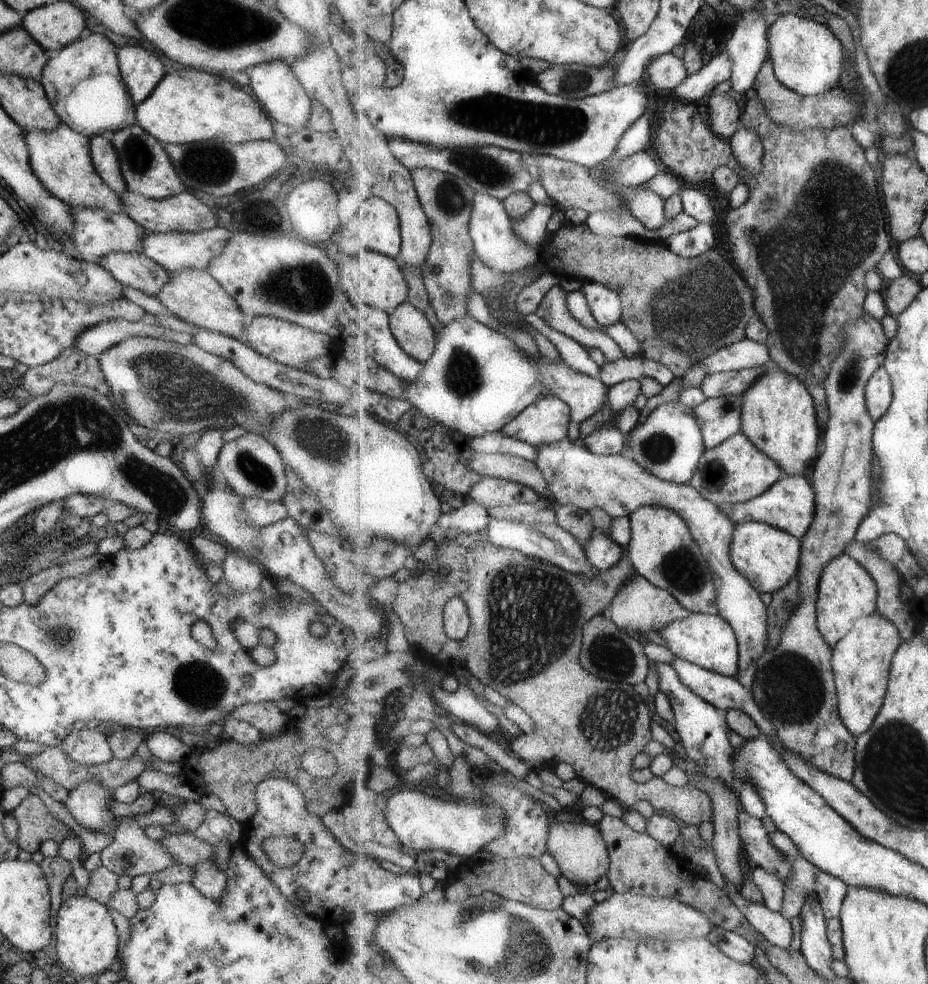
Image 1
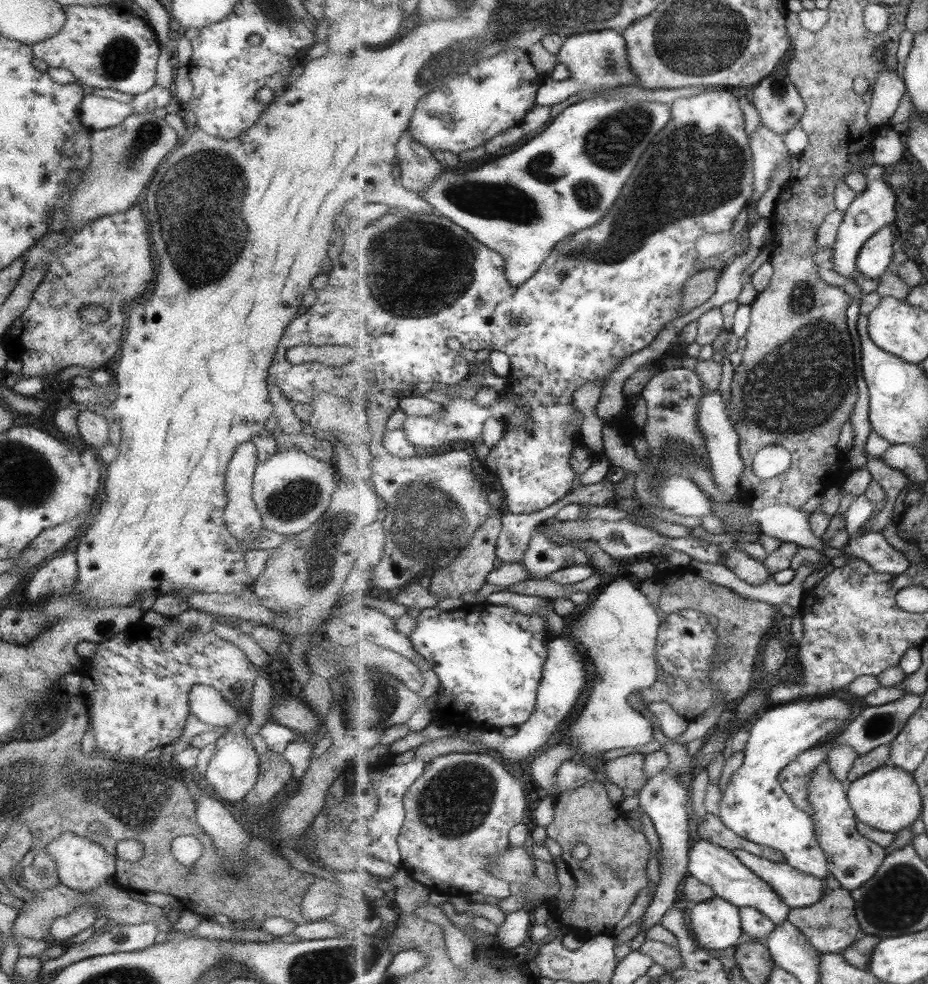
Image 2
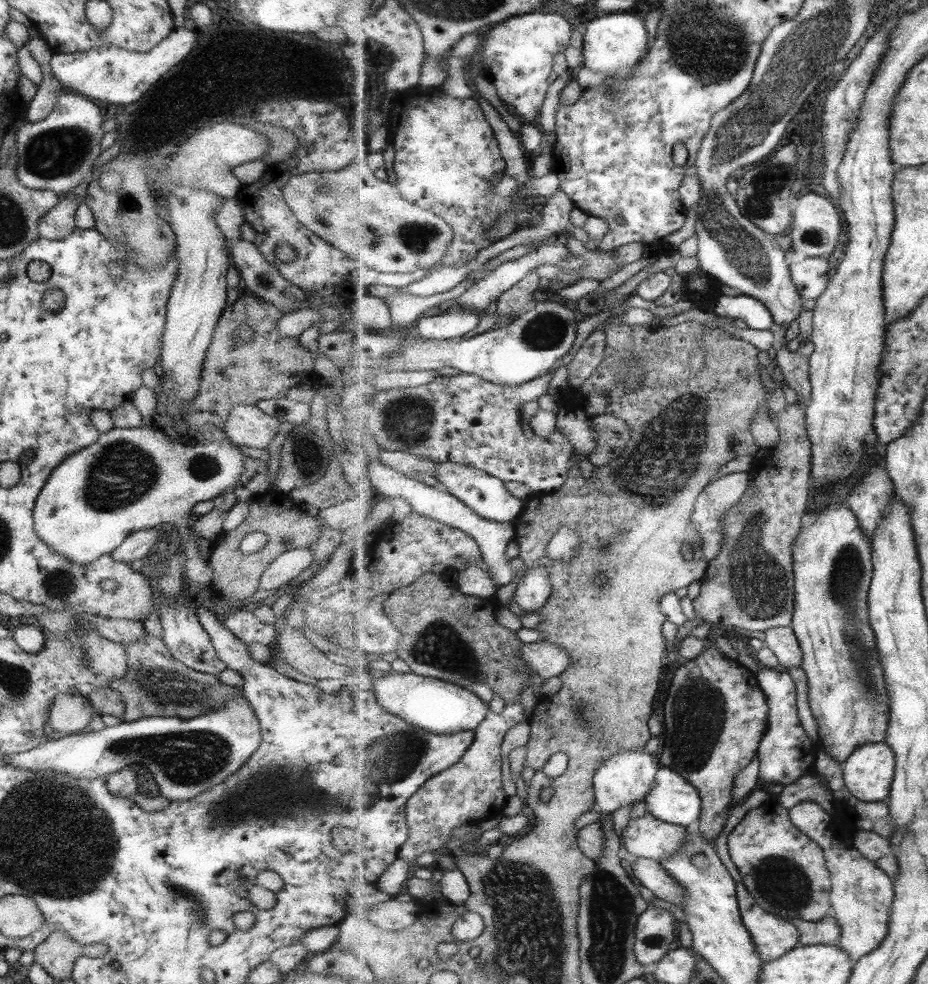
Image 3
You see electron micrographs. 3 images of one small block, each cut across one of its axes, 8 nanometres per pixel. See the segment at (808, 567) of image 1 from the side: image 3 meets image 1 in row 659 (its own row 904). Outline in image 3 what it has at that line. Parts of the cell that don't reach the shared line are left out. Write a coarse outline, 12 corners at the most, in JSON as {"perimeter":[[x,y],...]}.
{"perimeter":[[775,800],[729,834],[744,886],[789,920],[832,914],[824,851]]}

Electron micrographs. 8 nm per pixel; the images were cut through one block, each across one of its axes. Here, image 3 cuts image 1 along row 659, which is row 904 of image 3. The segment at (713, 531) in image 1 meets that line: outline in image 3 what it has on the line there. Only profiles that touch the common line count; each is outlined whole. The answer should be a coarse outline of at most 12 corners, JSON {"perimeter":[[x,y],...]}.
{"perimeter":[[742,881],[743,922],[763,962],[800,945],[794,922],[767,912]]}

